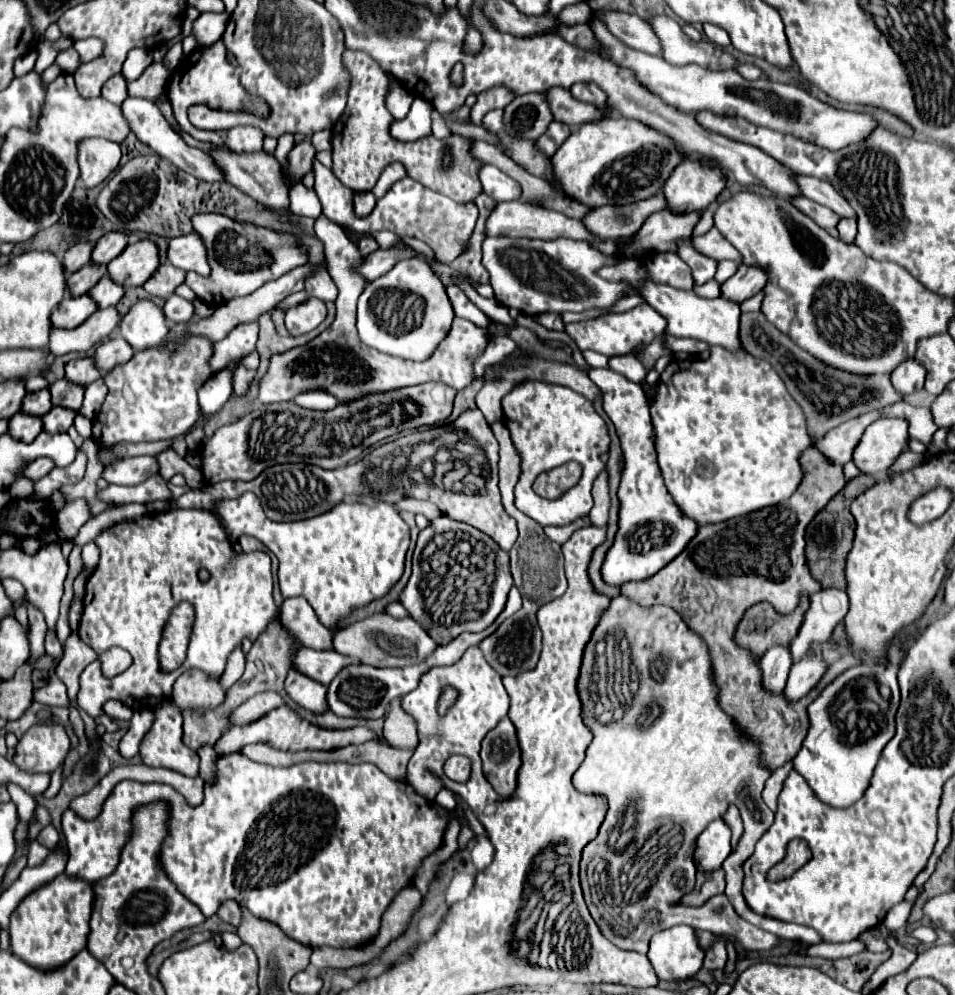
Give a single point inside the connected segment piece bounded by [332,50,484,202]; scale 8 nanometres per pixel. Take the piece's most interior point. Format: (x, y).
(361, 147)

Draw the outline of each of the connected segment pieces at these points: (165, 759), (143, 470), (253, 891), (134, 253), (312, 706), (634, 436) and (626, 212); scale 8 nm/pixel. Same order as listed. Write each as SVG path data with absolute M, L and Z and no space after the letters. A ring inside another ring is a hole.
M166 702L166 704L156 708L154 724L140 742L140 756L142 756L142 764L146 764L150 768L176 770L176 772L180 772L184 776L190 776L190 778L198 776L200 758L198 758L198 754L194 750L190 750L182 742L182 714L180 714L180 708L174 702Z
M136 456L136 458L122 458L120 462L114 462L114 466L104 468L102 478L110 484L122 484L122 486L134 486L142 480L150 478L152 474L158 474L160 466L156 456Z
M234 754L234 756L220 756L218 758L218 782L214 786L206 784L204 786L204 802L200 806L190 806L184 796L180 796L172 786L166 784L140 784L134 780L122 780L120 784L114 786L110 796L104 800L102 812L94 820L82 820L80 816L74 816L74 812L66 810L62 816L62 830L70 848L70 860L66 864L66 874L68 876L82 876L88 878L90 882L98 882L106 876L110 876L120 860L120 850L132 836L132 816L136 808L152 804L152 802L166 802L170 806L170 816L168 816L168 834L160 846L160 864L168 880L192 902L200 908L200 912L210 918L216 914L218 906L222 900L234 900L238 904L246 904L250 912L256 916L262 916L264 920L274 920L286 936L290 936L296 942L302 942L310 948L320 948L320 946L330 946L330 948L358 948L368 942L372 942L378 936L380 928L380 918L394 900L394 896L412 884L414 872L422 864L422 860L430 854L434 854L442 846L444 830L448 826L448 818L440 816L436 806L422 798L408 782L402 780L392 780L384 772L380 772L374 764L348 764L348 762L300 762L290 768L270 768L266 764L252 764L252 760L246 760L246 756Z
M138 240L108 264L110 278L128 286L142 286L160 266L158 246L152 240Z
M290 670L286 678L286 692L288 696L298 702L300 706L312 710L312 712L324 712L328 708L326 704L326 686L318 684L316 680L310 680L298 670Z
M610 368L590 370L588 376L602 390L602 408L616 426L616 434L622 442L622 452L626 460L618 490L620 530L602 566L602 578L608 584L622 586L624 582L644 580L646 576L652 576L658 570L662 570L696 536L698 524L692 518L682 516L682 510L672 500L662 482L660 468L654 456L652 422L648 412L650 402L642 386L630 382L622 374L612 372Z
M660 194L630 206L594 208L590 214L584 216L582 222L592 232L598 232L598 236L632 236L642 228L642 224L652 212L664 210L666 206L666 198Z

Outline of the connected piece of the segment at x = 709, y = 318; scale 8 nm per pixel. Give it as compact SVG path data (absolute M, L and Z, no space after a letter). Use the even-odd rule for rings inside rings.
M616 260L614 264L602 266L600 270L596 270L596 274L604 280L610 282L626 282L630 288L640 290L640 296L646 300L646 304L650 304L656 312L660 312L666 320L668 320L668 328L666 334L674 334L678 338L696 338L702 340L710 346L724 346L730 350L740 350L738 344L738 324L740 324L740 304L726 300L726 298L700 298L696 296L692 290L678 290L666 284L658 284L652 282L648 278L648 270L646 266L638 266L638 262L632 260Z

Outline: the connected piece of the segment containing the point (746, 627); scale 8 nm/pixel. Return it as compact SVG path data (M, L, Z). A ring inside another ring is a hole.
M800 596L800 602L794 612L778 614L768 602L754 604L746 610L736 640L740 646L752 650L756 658L760 658L768 648L774 644L790 644L792 638L798 634L804 614L808 610L808 596Z

